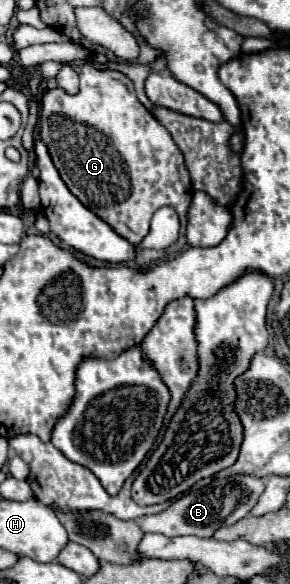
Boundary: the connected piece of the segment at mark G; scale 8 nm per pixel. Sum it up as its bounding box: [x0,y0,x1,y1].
[41,64,193,266]

